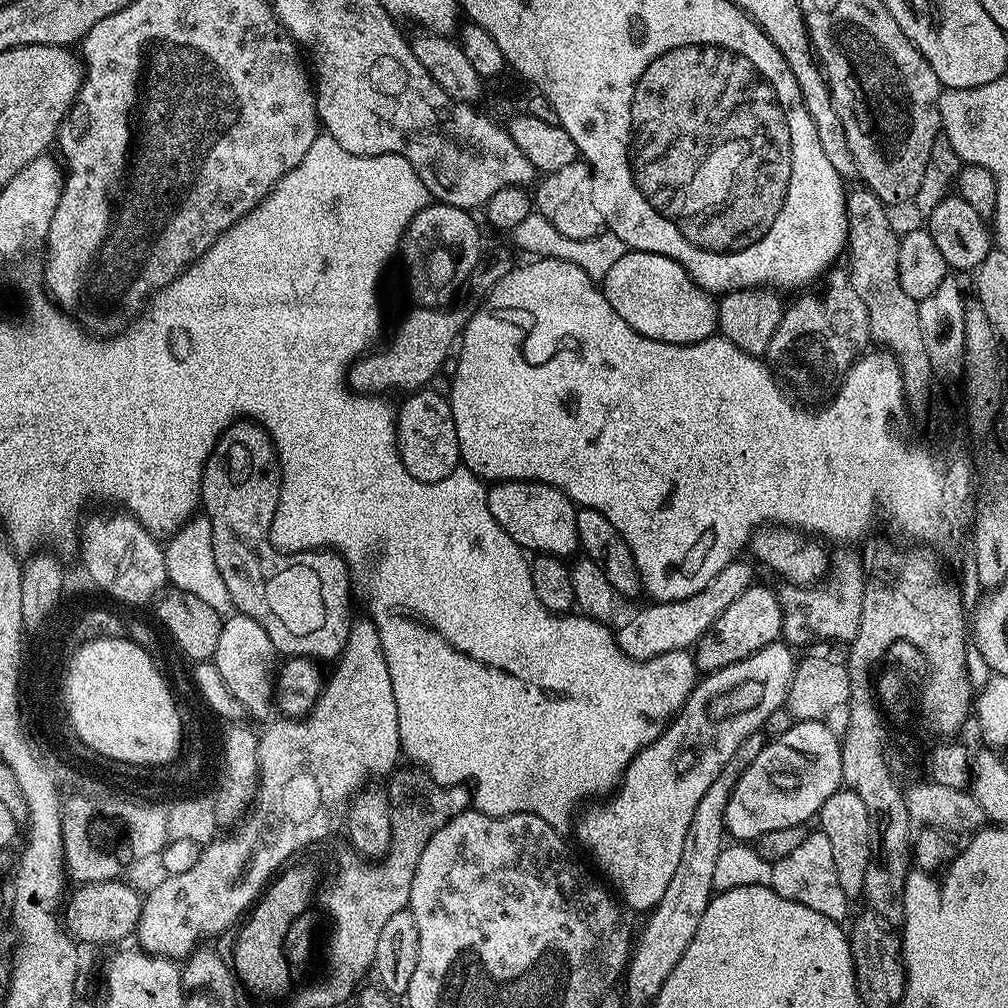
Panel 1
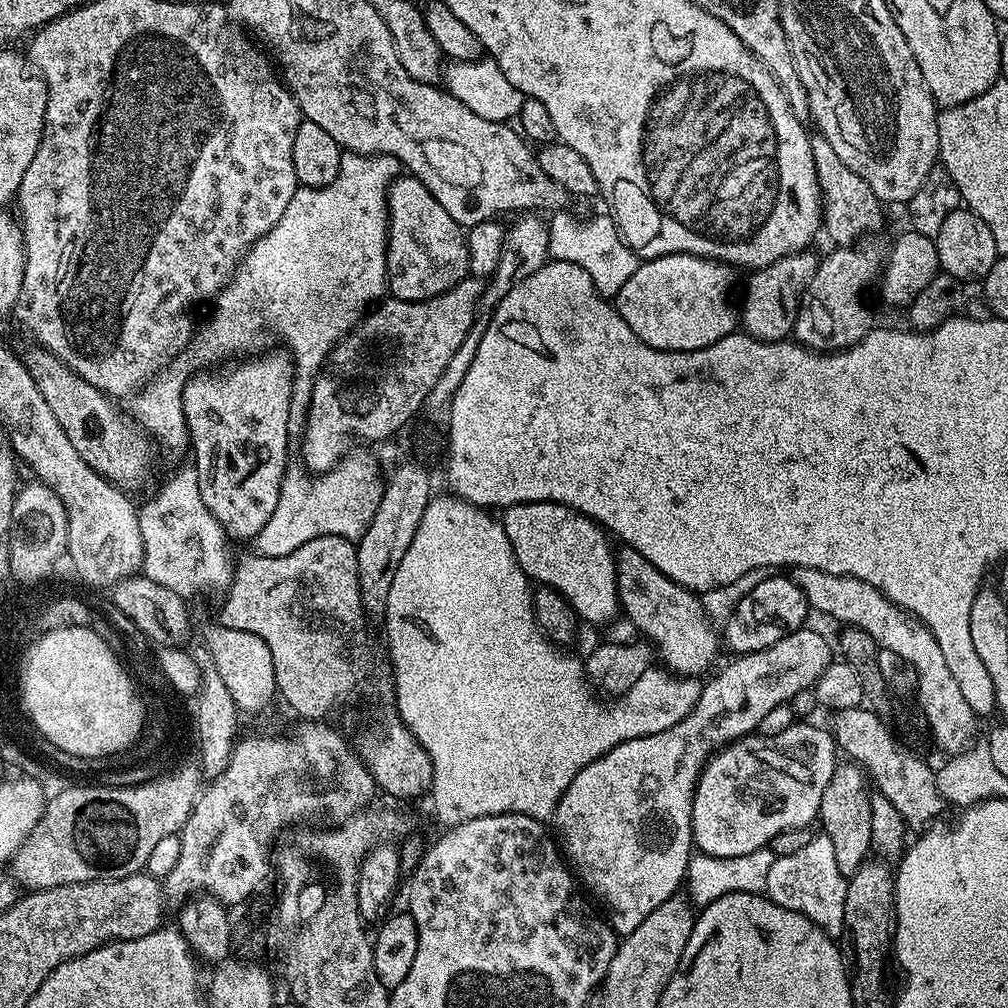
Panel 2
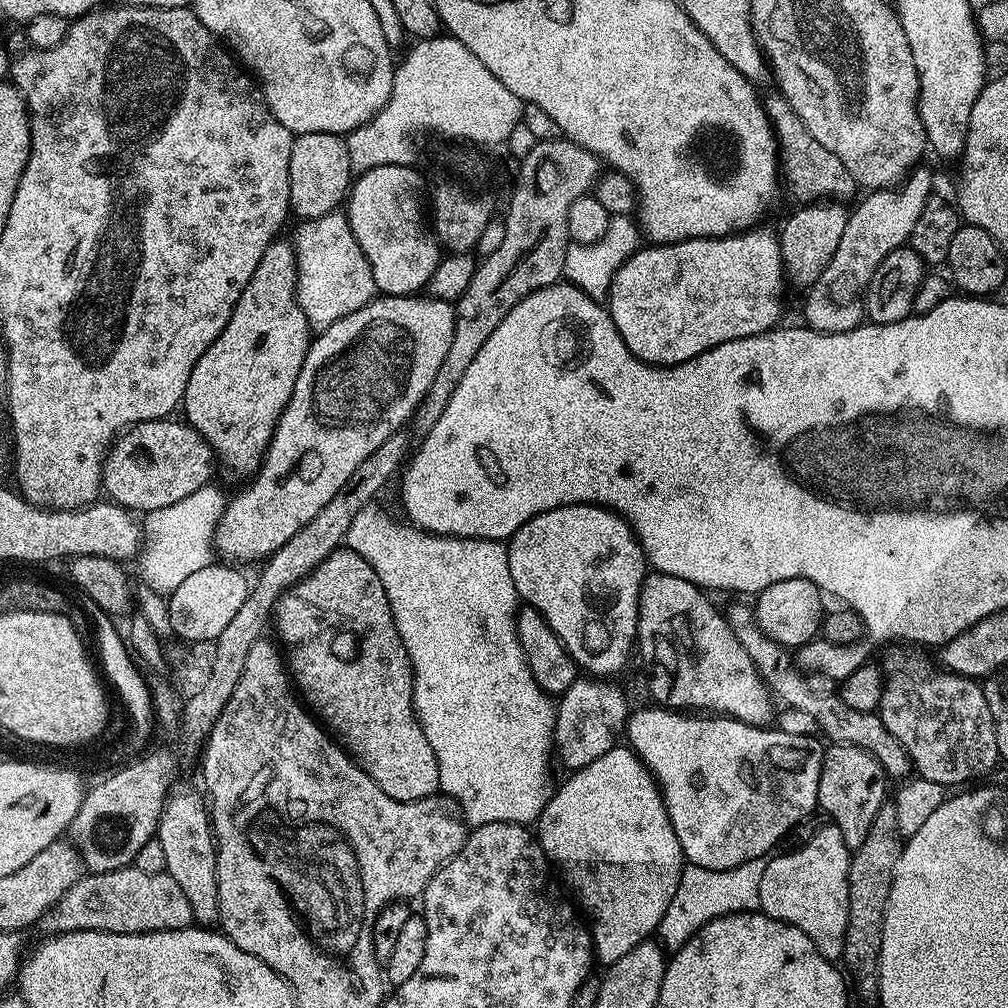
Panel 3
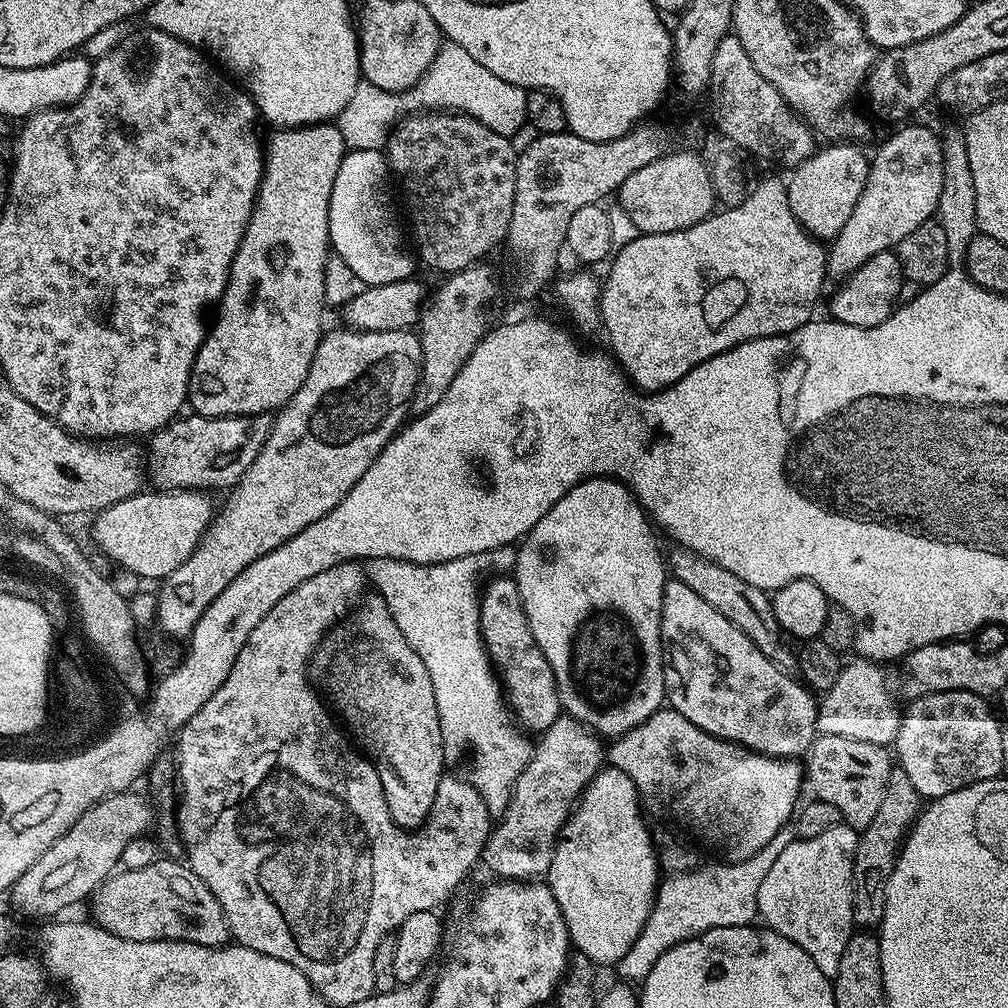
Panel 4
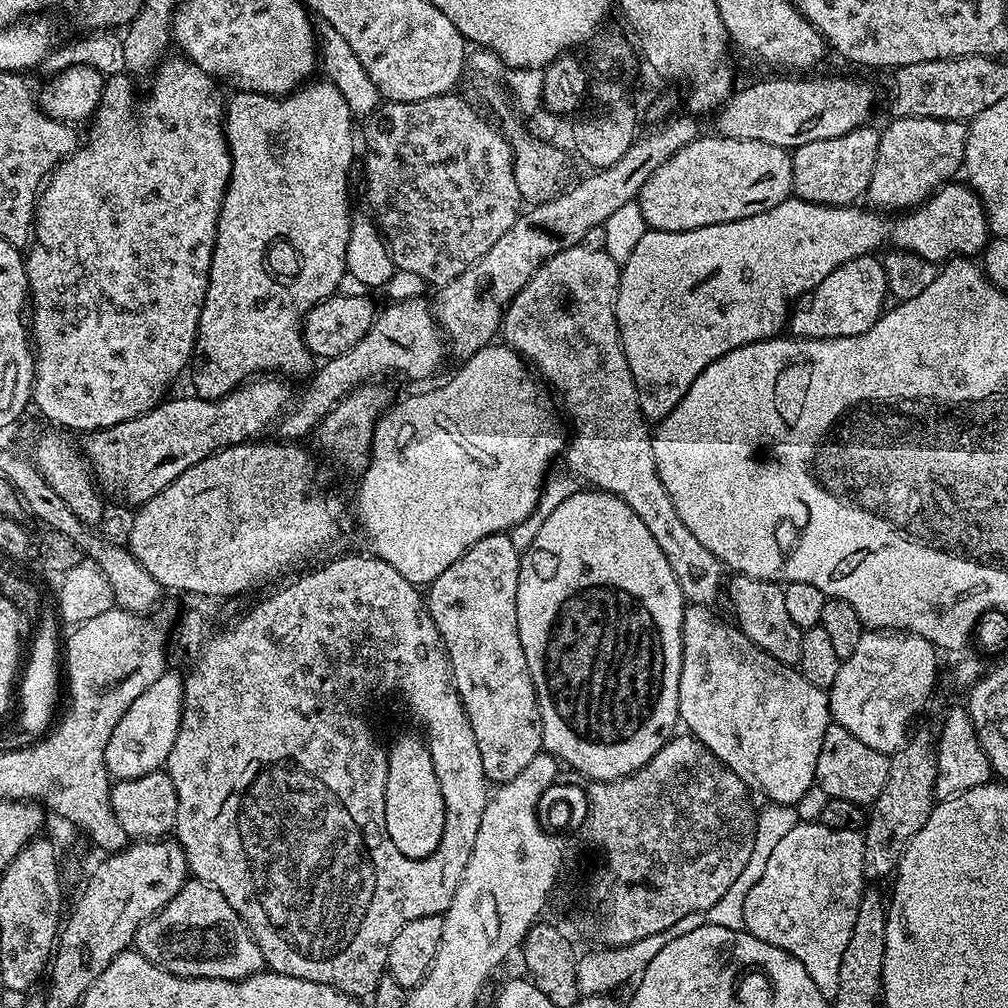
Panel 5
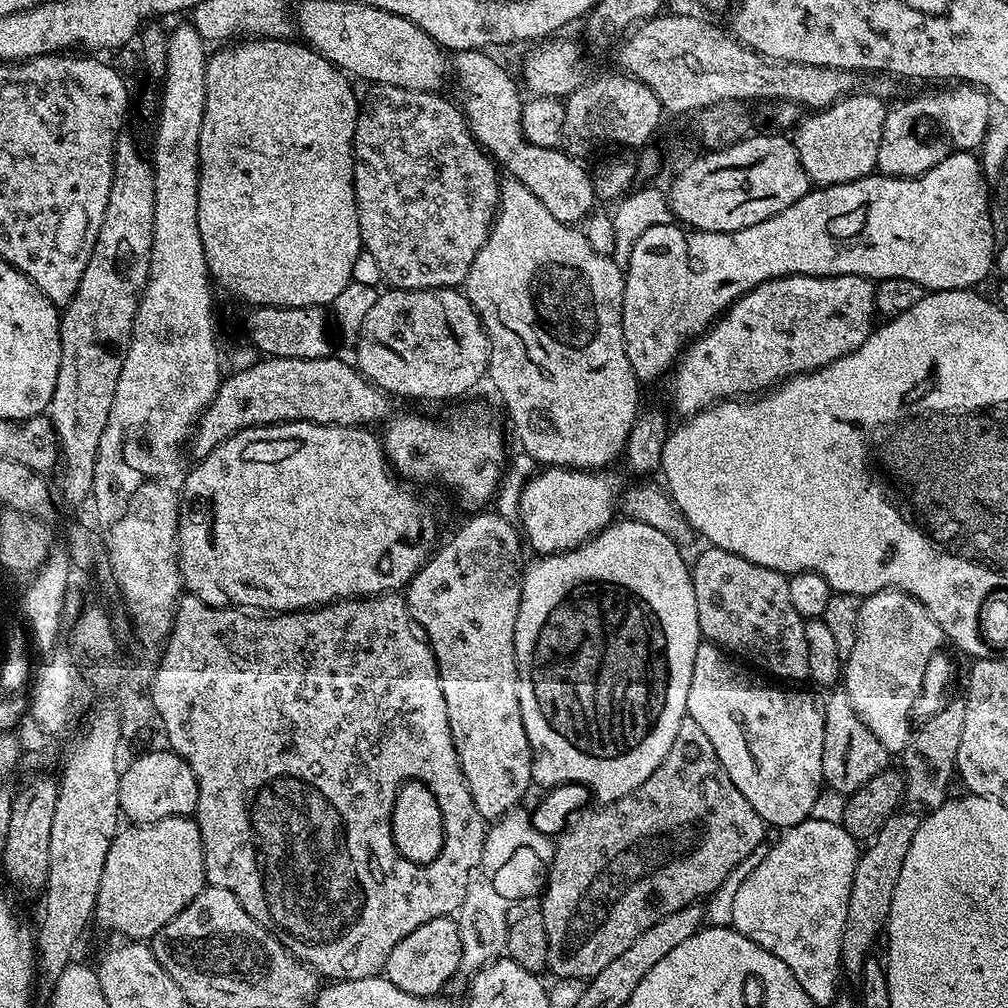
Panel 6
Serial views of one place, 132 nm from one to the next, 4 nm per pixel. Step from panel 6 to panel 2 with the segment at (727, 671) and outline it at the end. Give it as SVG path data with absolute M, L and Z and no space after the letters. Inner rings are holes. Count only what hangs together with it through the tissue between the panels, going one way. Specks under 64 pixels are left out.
M620 546L614 552L616 558L616 593L620 608L628 620L654 645L664 661L667 671L681 678L700 678L722 652L722 640L712 627L713 621L704 610L703 599L697 593L683 588L678 582L666 578L662 570L655 568L638 550Z

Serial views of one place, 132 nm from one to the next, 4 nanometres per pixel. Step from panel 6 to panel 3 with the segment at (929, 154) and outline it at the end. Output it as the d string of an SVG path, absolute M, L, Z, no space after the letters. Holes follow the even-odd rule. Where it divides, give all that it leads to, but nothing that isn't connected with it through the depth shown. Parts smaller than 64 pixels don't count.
M917 166L908 174L907 180L895 188L877 188L869 191L868 196L855 209L848 213L846 230L842 230L842 238L838 241L838 250L834 250L834 258L830 258L830 266L822 270L822 278L814 282L807 289L804 300L804 320L807 327L815 332L849 332L860 327L865 319L864 292L868 289L870 278L874 278L874 270L878 270L880 263L896 248L903 248L911 241L912 231L926 206L926 202L933 195L932 172L925 166Z

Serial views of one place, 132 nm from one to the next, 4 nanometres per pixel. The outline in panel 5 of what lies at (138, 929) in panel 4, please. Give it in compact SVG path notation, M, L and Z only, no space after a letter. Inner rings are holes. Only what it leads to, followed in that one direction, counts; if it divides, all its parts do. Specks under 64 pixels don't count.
M195 878L185 880L160 912L142 922L134 948L176 976L241 980L265 967L262 950L230 902L218 889Z

